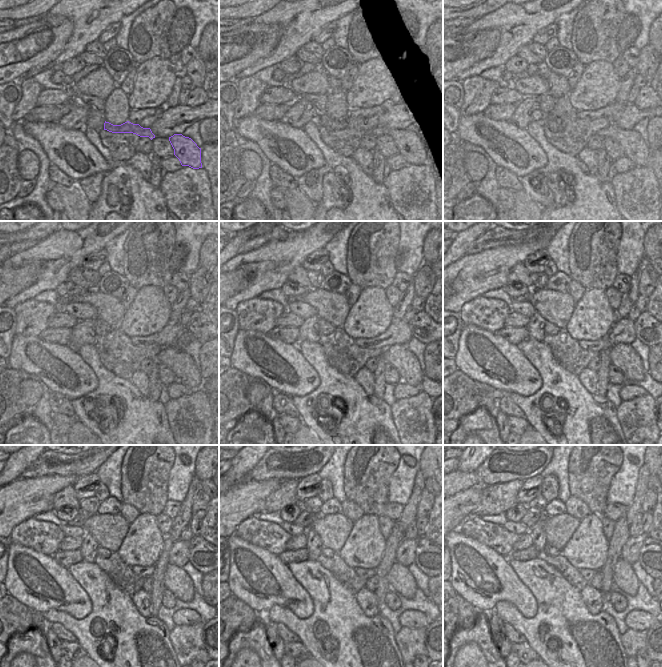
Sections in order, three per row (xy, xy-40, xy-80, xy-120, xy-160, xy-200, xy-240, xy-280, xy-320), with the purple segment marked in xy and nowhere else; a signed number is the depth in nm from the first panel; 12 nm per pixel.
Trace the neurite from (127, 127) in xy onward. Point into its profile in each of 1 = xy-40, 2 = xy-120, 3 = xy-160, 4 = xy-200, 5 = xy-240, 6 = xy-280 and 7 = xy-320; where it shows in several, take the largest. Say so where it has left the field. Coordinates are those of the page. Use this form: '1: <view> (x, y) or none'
1: xy-40 (409, 146)
2: xy-120 (180, 363)
3: xy-160 (405, 362)
4: xy-200 (623, 356)
5: xy-240 (176, 580)
6: xy-280 (401, 580)
7: xy-320 (624, 578)

